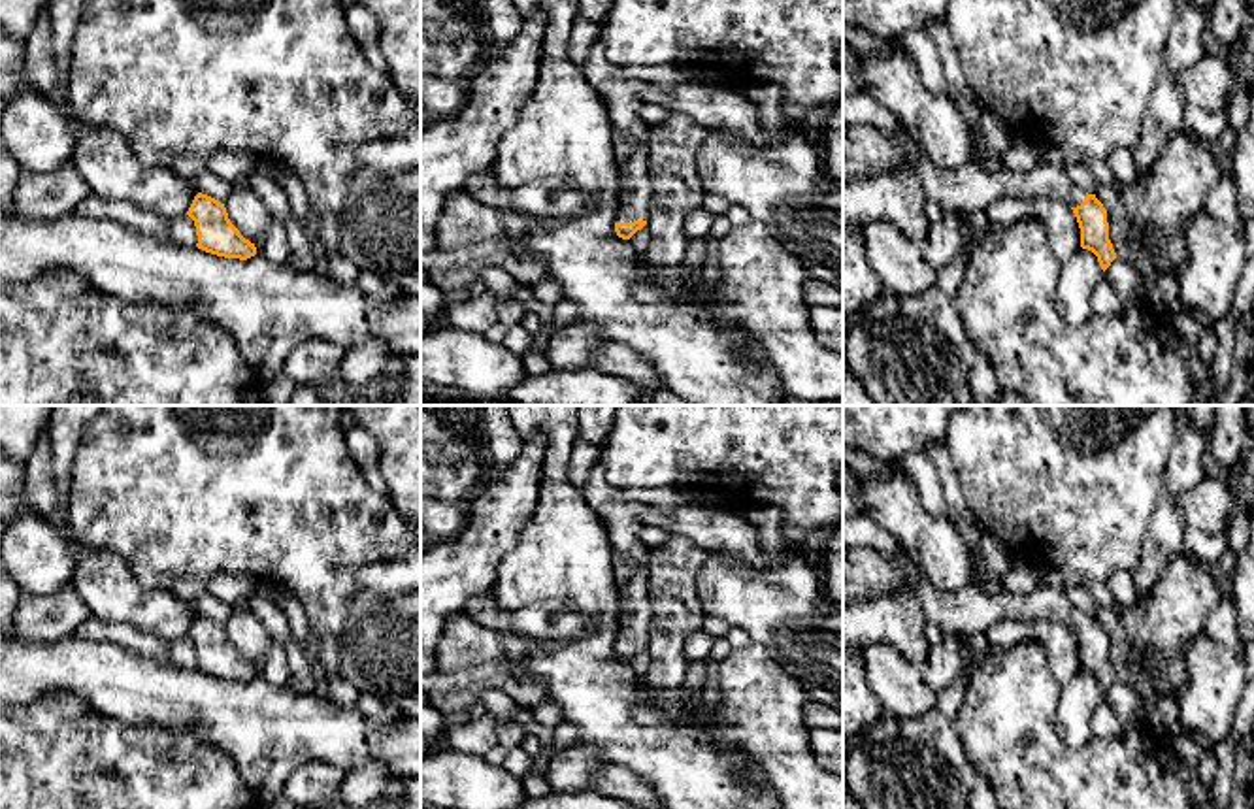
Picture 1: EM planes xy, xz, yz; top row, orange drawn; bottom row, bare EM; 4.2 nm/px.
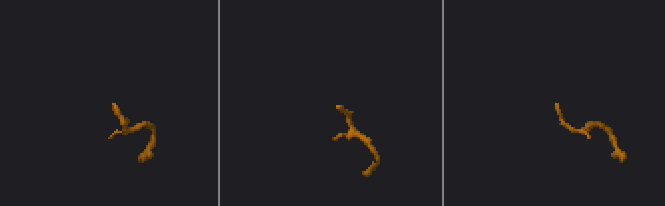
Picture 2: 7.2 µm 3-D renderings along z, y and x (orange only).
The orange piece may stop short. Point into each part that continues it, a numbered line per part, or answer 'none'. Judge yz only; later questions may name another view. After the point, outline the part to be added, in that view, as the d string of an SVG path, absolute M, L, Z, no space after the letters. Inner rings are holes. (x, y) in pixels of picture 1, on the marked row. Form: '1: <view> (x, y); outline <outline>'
1: yz (866, 149); outline M852 126L843 134L843 181L877 175L896 168L905 157L916 158L916 175L926 200L943 211L984 211L998 198L1039 200L1050 198L1077 207L1086 192L1069 179L1064 164L1041 162L1028 172L1001 166L988 173L982 160L964 162L954 170L935 166L901 130Z

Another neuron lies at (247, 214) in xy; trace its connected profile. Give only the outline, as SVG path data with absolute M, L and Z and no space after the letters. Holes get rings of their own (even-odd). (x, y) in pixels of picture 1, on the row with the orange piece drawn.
M245 177L232 185L232 192L224 202L224 207L230 223L245 239L255 243L256 239L266 238L272 215Z

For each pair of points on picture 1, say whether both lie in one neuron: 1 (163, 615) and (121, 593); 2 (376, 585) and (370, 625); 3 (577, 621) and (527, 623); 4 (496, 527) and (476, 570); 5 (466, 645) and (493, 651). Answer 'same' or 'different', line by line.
1: same
2: same
3: same
4: same
5: same

